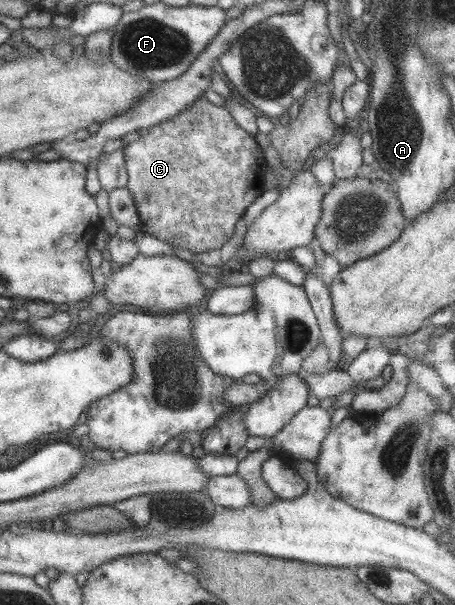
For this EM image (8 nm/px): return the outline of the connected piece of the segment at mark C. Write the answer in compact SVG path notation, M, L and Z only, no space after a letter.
M201 95L173 118L150 126L146 135L128 143L124 147L124 159L127 172L125 189L136 201L142 232L170 247L196 253L219 249L230 240L236 222L243 218L248 205L263 193L263 176L268 167L263 150L253 135L240 129L226 108L211 104Z

